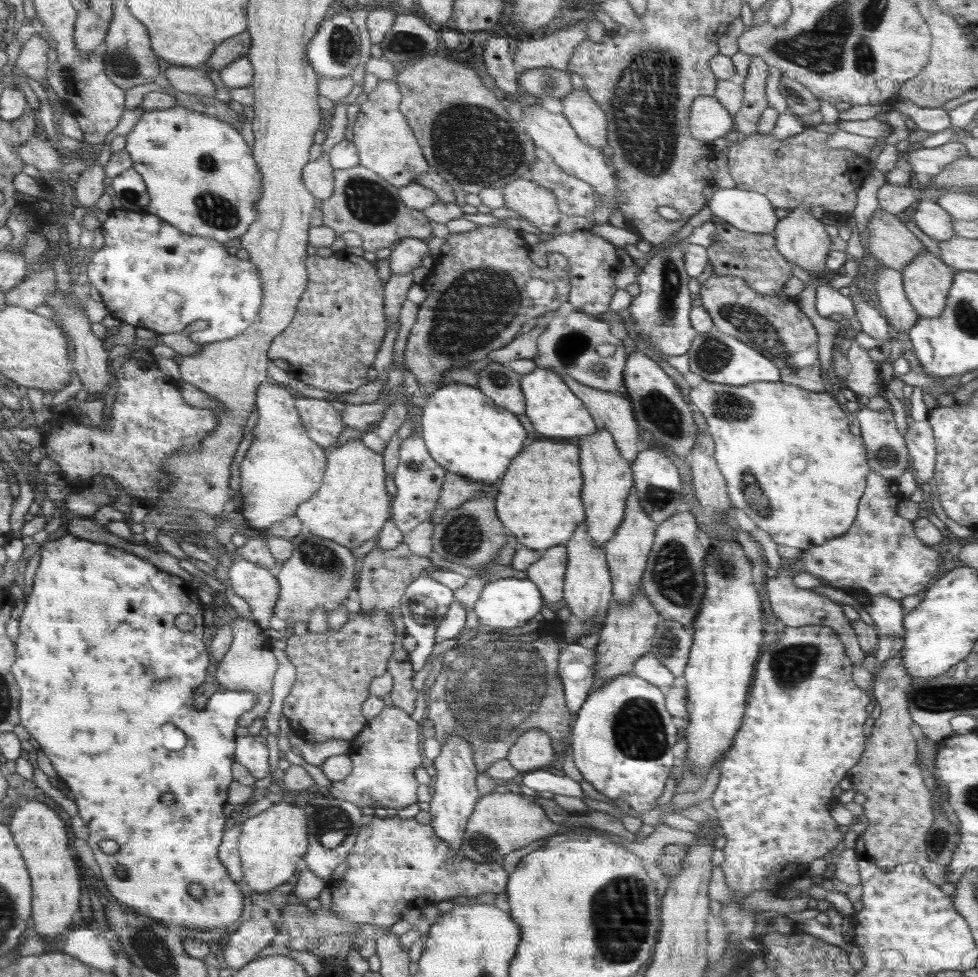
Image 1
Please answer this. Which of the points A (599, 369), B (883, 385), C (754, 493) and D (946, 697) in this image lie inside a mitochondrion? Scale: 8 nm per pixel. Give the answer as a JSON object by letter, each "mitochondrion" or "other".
{"A":"mitochondrion","B":"other","C":"mitochondrion","D":"mitochondrion"}

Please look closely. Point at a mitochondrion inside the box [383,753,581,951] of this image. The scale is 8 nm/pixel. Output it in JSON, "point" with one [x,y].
{"point":[482,843]}

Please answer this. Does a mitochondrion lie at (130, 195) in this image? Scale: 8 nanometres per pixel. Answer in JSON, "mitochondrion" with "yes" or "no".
{"mitochondrion":"yes"}

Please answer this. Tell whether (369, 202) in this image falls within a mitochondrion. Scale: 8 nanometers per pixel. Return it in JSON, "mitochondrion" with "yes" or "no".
{"mitochondrion":"yes"}

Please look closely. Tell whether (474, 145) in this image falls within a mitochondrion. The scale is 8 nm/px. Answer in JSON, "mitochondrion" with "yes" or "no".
{"mitochondrion":"yes"}

